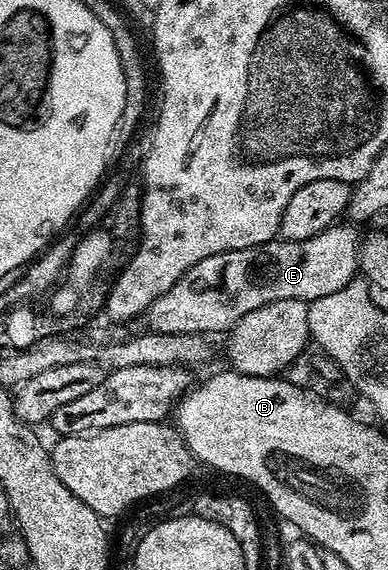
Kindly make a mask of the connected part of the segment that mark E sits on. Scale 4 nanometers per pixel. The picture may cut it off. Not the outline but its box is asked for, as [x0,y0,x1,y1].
[143,224,362,336]

